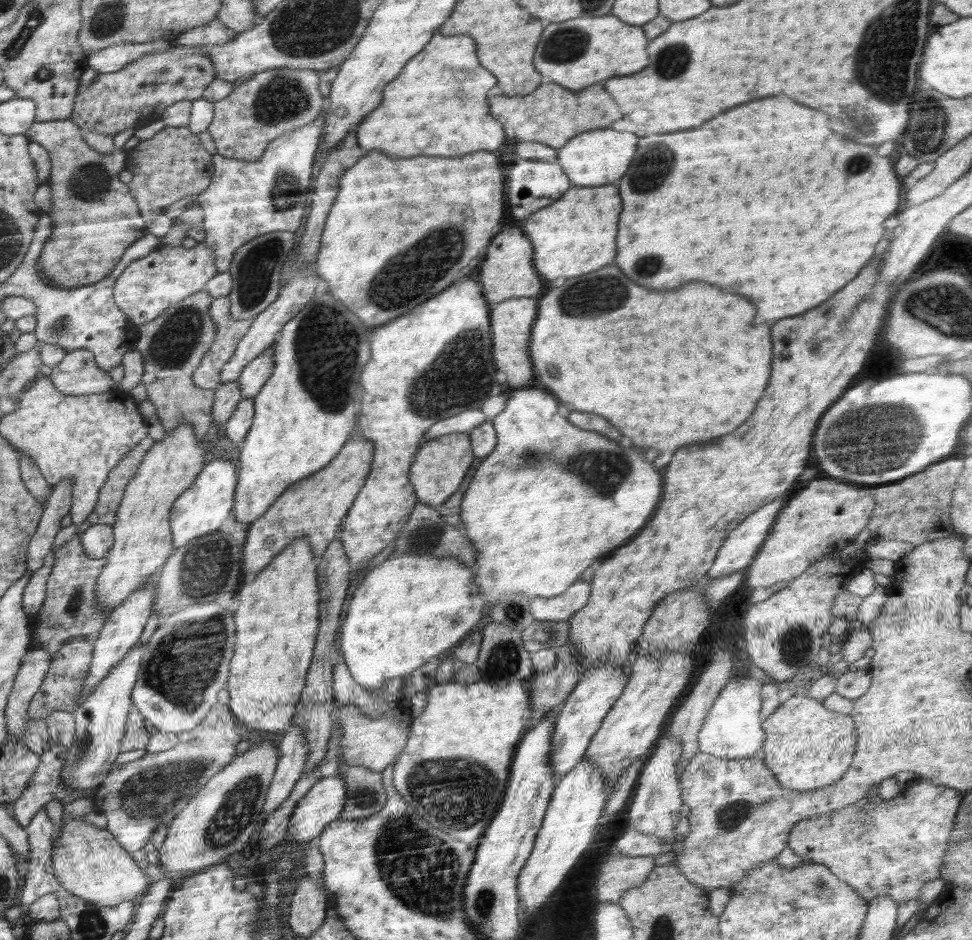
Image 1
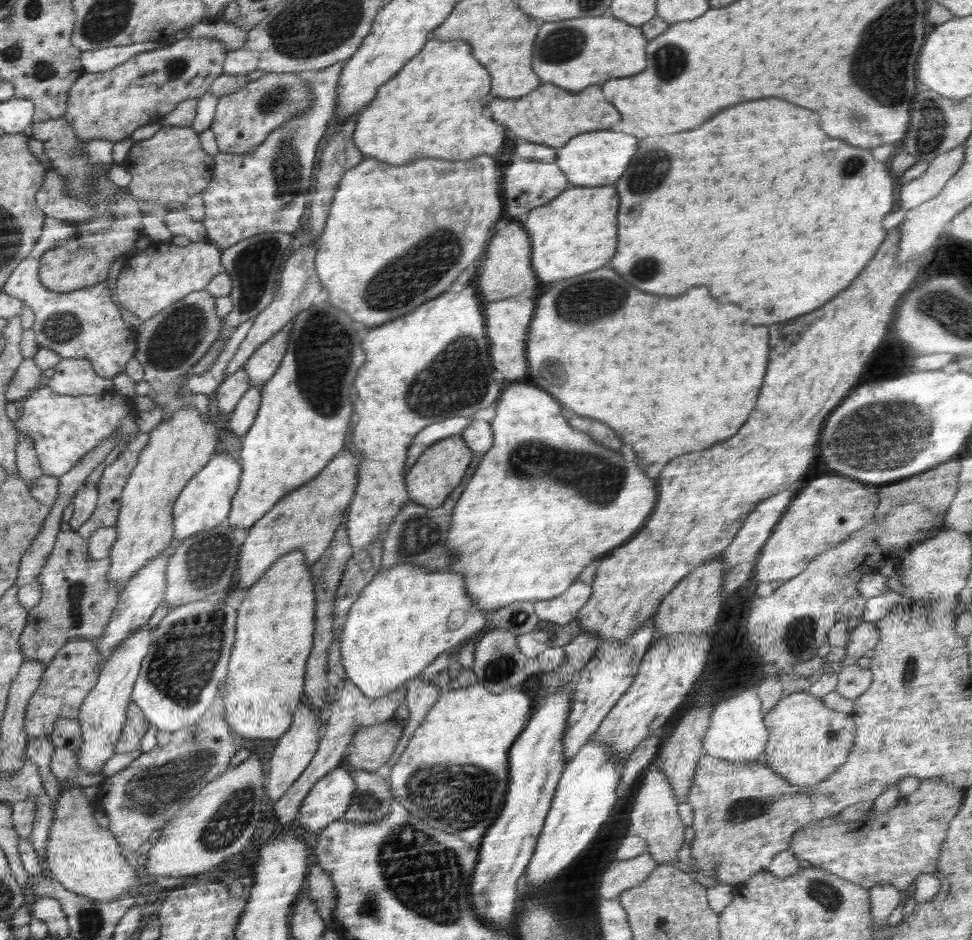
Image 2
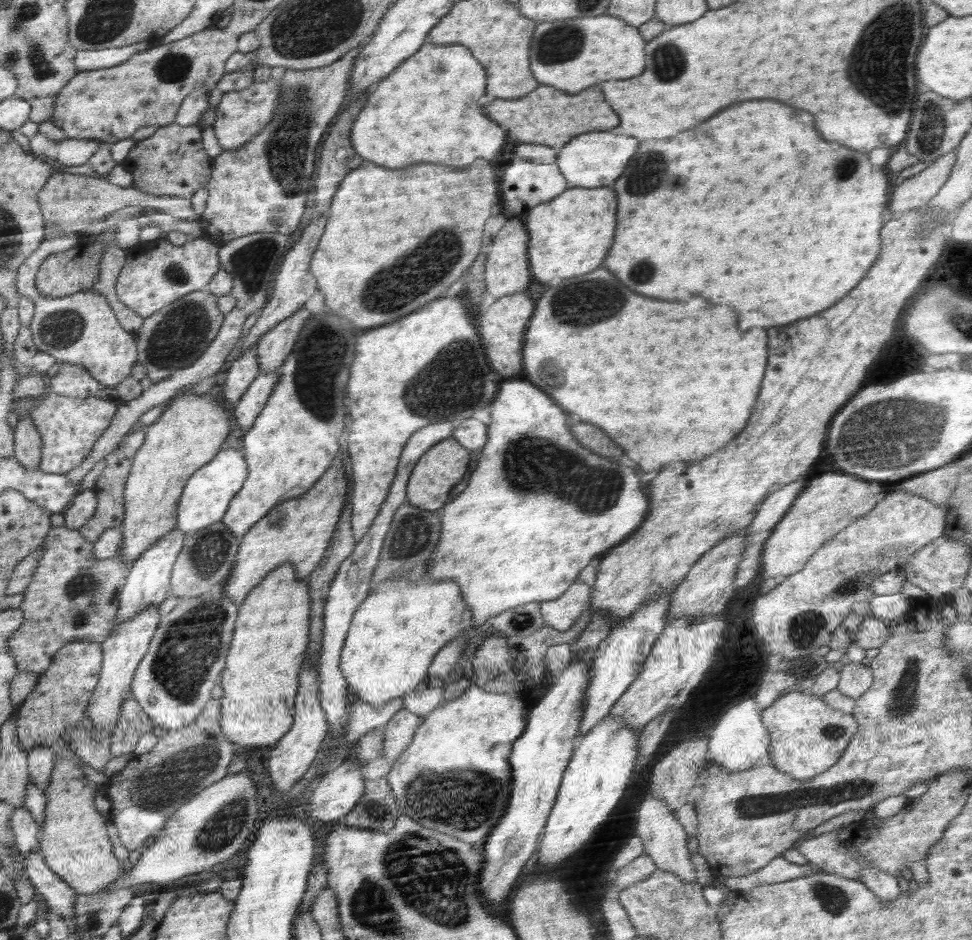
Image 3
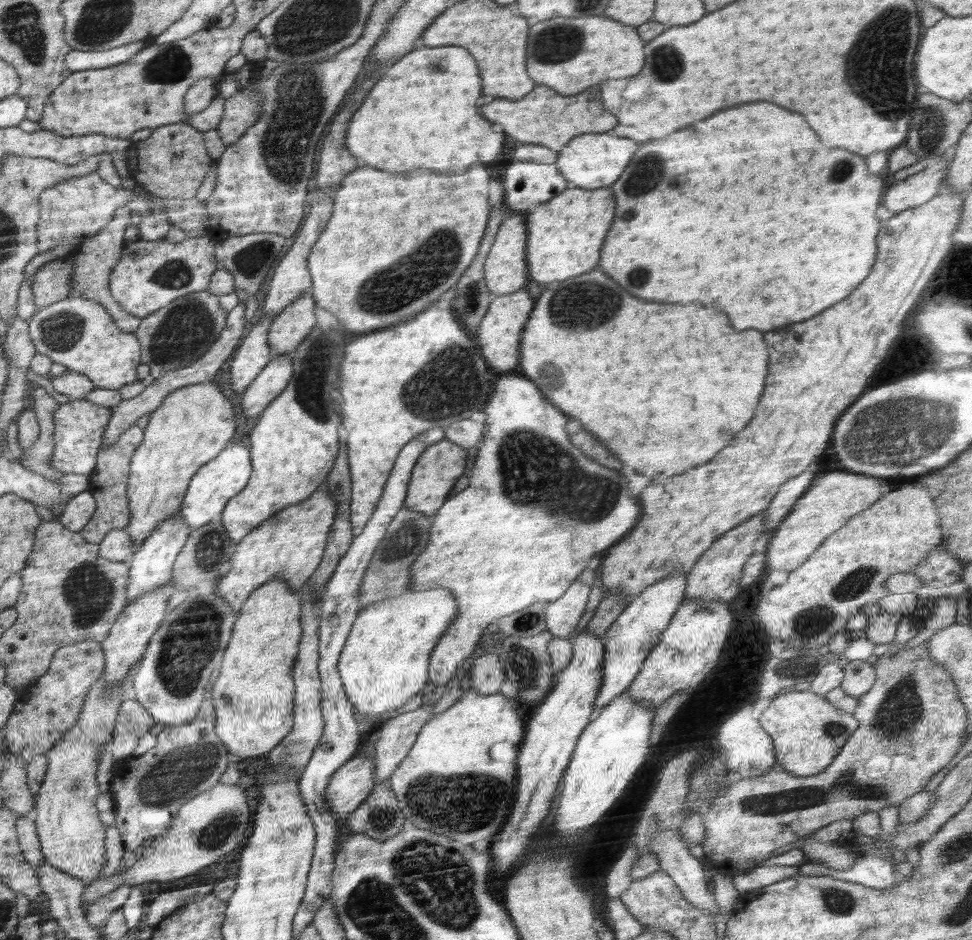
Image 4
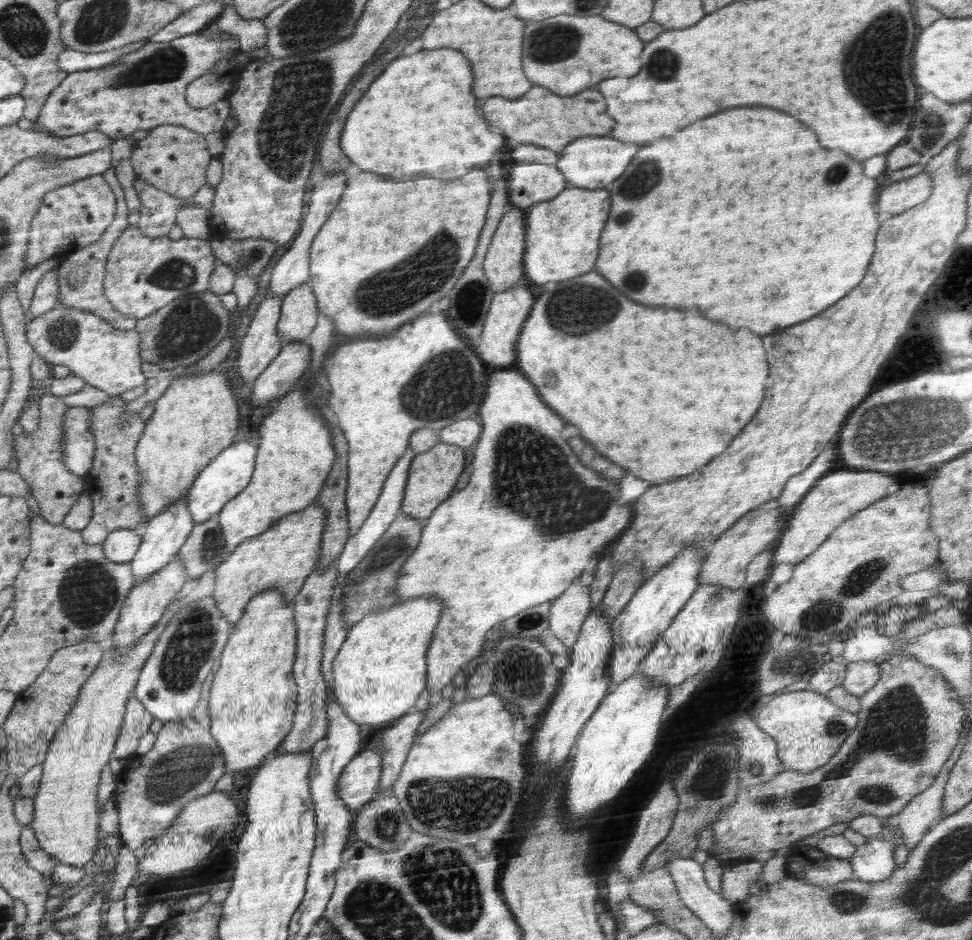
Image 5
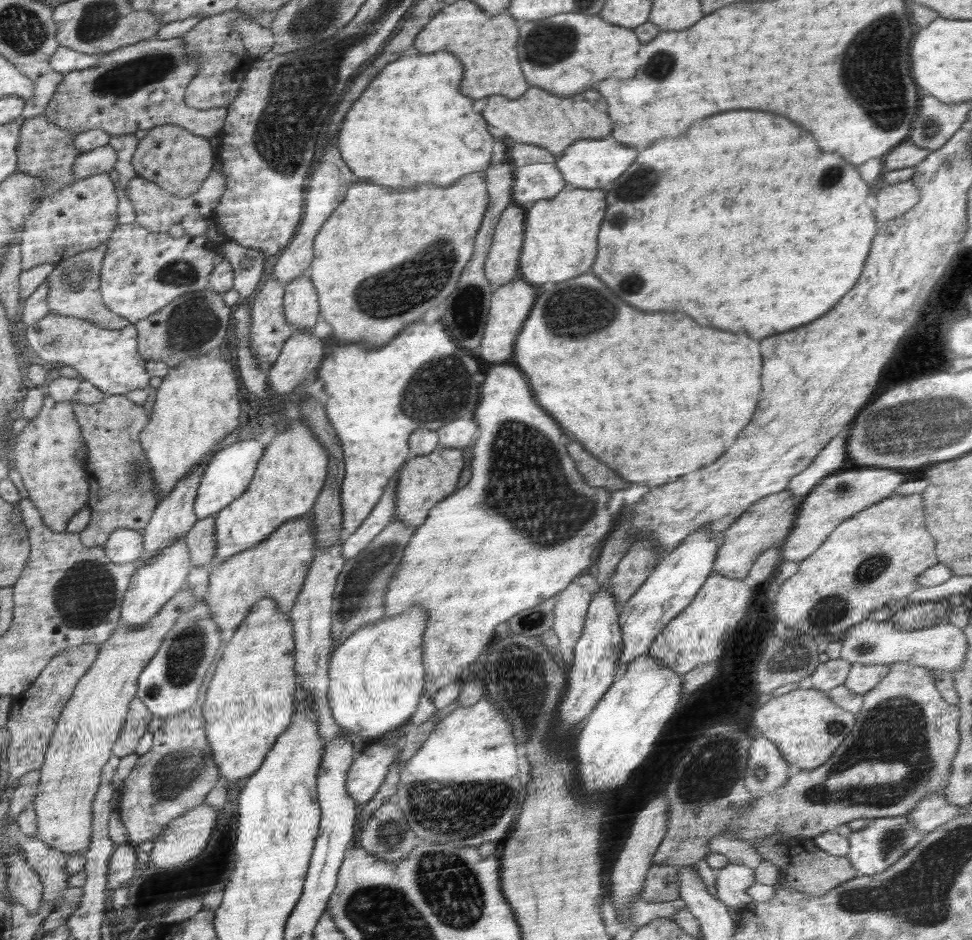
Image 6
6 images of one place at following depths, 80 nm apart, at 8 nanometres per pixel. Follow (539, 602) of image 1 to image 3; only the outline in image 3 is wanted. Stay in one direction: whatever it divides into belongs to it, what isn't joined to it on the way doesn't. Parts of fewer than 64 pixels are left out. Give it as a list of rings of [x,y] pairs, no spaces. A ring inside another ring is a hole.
[[[574,581],[562,596],[541,601],[539,607],[545,624],[560,632],[568,630],[588,606],[590,595],[590,586]]]

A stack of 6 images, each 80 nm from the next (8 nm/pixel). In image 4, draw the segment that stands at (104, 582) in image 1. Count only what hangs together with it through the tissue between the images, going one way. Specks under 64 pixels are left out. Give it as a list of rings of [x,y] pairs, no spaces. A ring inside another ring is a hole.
[[[213,381],[178,388],[149,413],[143,442],[137,446],[130,461],[126,494],[131,512],[126,530],[136,546],[146,541],[165,518],[180,511],[192,476],[226,448],[234,430],[232,404]]]

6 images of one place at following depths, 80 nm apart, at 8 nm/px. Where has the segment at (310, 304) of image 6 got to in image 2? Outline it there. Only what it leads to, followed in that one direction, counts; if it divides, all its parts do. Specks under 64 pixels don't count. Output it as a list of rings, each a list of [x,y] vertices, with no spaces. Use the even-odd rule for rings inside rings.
[[[292,321],[284,325],[274,337],[263,342],[256,349],[254,356],[246,363],[244,370],[246,370],[246,376],[248,376],[249,388],[254,388],[254,385],[262,386],[268,383],[274,373],[278,371],[288,348],[292,327]]]

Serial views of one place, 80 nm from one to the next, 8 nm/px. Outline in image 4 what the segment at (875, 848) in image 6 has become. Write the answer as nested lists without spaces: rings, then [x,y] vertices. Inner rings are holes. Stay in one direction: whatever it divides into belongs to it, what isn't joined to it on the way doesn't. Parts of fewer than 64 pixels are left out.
[[[866,854],[866,856],[858,858],[850,870],[830,876],[834,879],[860,884],[864,887],[890,890],[892,887],[898,886],[898,878],[895,877],[896,875],[892,866],[893,863],[886,862],[880,856]]]

